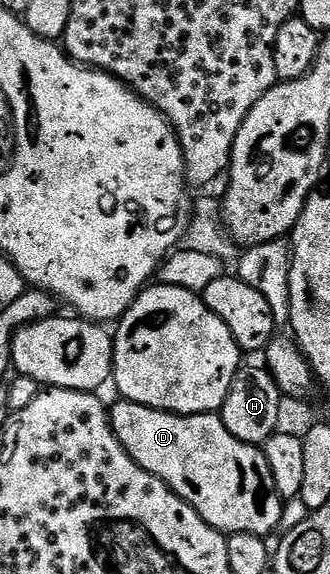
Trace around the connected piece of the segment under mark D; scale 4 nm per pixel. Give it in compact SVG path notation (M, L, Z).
M124 399L118 402L117 406L112 406L109 422L127 455L131 455L136 465L155 475L174 493L179 494L209 526L226 535L250 533L263 538L281 529L281 516L286 502L281 500L275 479L271 479L271 467L267 467L264 452L258 446L235 439L217 413L196 413L184 417L182 413L165 413L162 409L143 407Z

